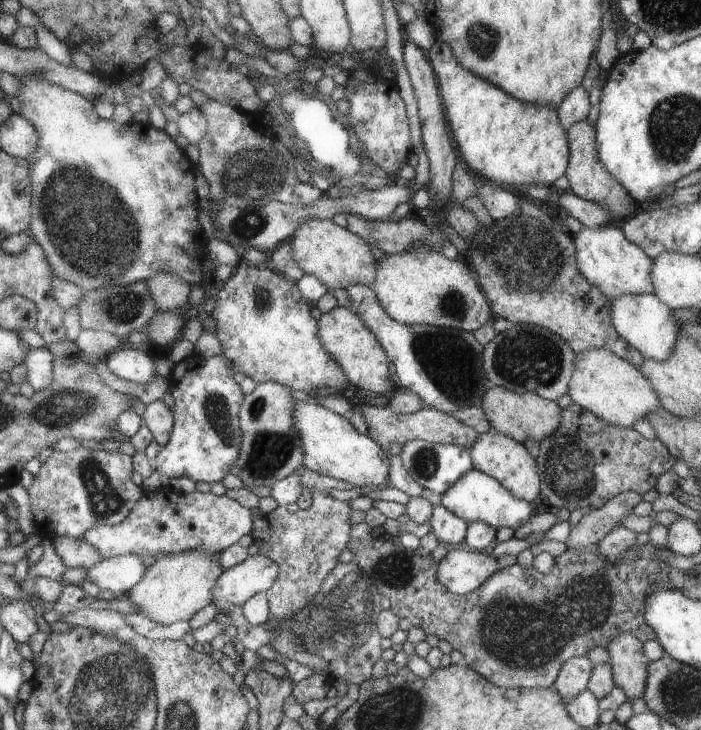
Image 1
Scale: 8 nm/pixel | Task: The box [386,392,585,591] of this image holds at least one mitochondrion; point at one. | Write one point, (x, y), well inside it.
(424, 463)

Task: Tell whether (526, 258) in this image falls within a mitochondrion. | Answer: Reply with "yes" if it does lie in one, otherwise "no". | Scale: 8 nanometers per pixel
yes

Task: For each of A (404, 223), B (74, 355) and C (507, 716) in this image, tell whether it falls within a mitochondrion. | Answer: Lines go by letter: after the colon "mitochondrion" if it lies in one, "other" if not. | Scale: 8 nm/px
A: other
B: other
C: other

